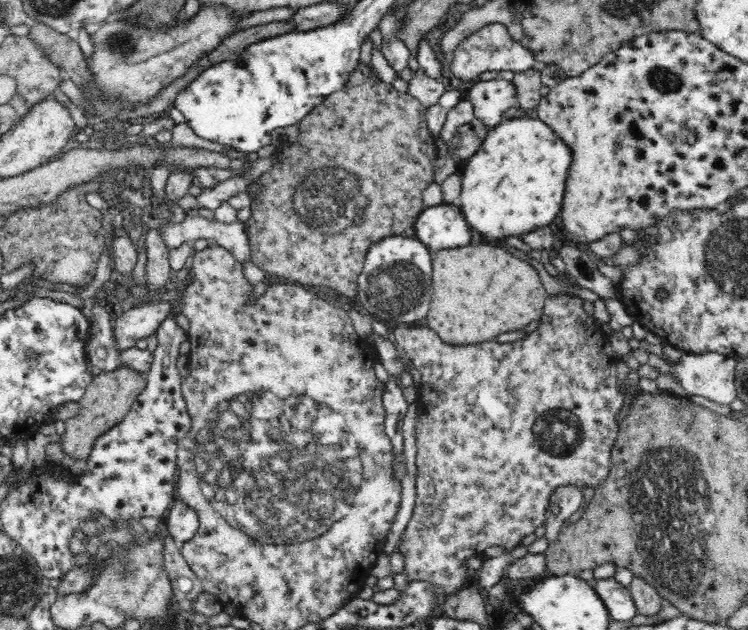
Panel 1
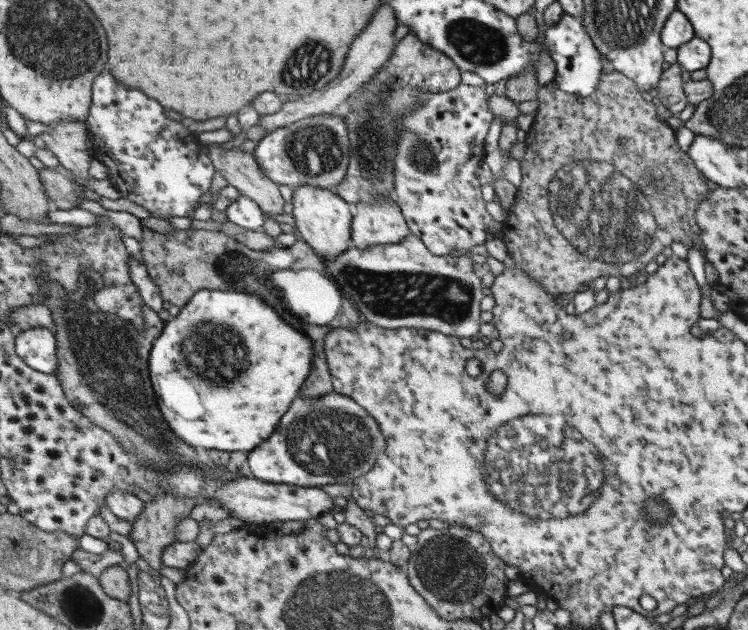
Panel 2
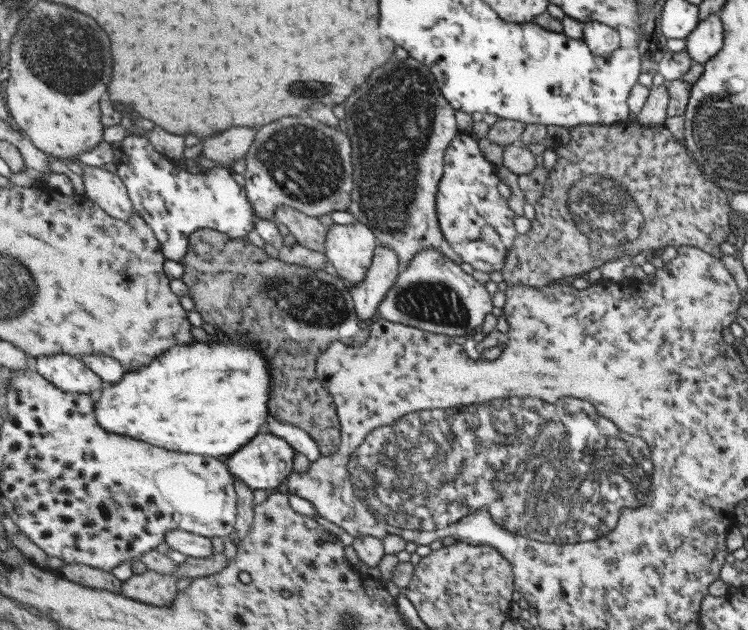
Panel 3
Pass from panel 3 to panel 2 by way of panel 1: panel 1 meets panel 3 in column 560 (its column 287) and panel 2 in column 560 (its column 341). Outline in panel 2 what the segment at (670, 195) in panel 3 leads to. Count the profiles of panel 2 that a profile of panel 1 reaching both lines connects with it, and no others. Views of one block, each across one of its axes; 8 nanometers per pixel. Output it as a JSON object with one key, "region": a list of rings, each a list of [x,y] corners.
{"region":[[[607,72],[599,80],[599,88],[591,98],[577,98],[571,94],[565,94],[557,90],[553,82],[545,84],[537,92],[537,114],[533,116],[533,124],[525,136],[525,156],[521,164],[521,186],[517,190],[515,202],[507,212],[505,222],[501,224],[501,240],[509,252],[509,258],[513,260],[513,266],[519,270],[525,270],[531,274],[539,284],[543,284],[543,290],[551,296],[571,294],[579,292],[583,286],[591,284],[595,278],[621,278],[621,280],[633,280],[639,274],[645,274],[645,266],[657,258],[657,254],[663,252],[663,248],[671,246],[673,242],[681,242],[687,250],[699,250],[703,254],[703,242],[701,242],[701,230],[695,222],[695,212],[699,202],[707,200],[711,194],[709,180],[697,170],[697,166],[691,162],[689,154],[681,152],[677,146],[675,130],[661,118],[657,118],[655,104],[645,102],[637,90],[637,86],[617,72]]]}

